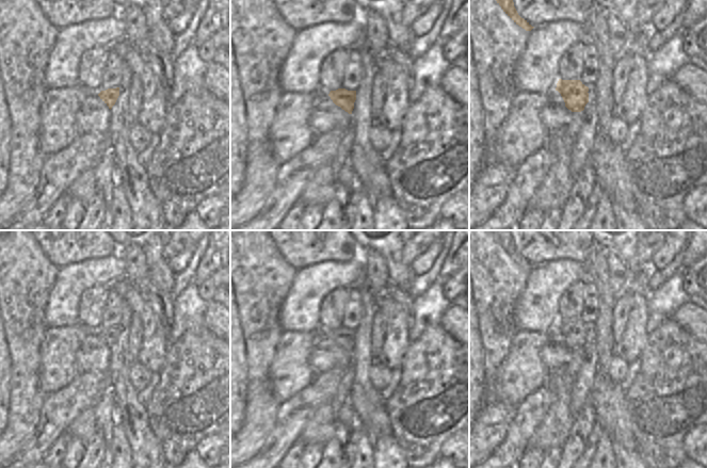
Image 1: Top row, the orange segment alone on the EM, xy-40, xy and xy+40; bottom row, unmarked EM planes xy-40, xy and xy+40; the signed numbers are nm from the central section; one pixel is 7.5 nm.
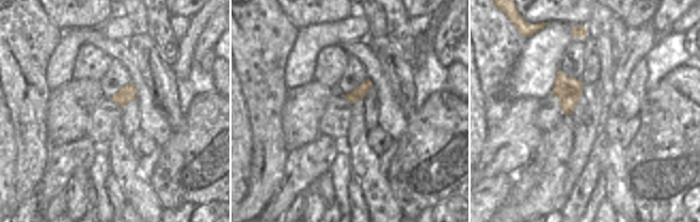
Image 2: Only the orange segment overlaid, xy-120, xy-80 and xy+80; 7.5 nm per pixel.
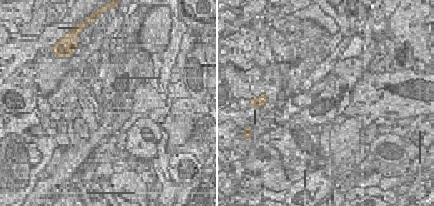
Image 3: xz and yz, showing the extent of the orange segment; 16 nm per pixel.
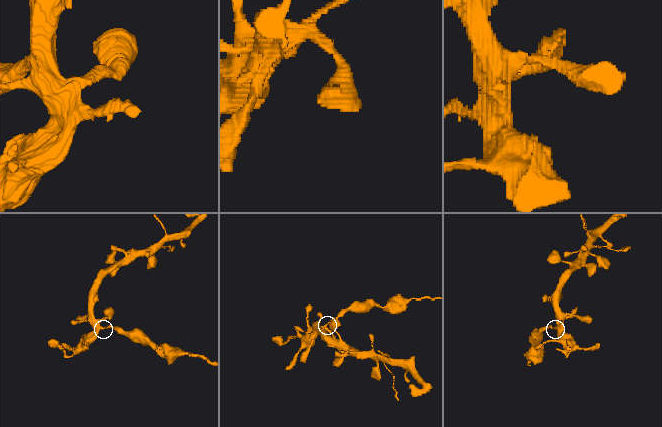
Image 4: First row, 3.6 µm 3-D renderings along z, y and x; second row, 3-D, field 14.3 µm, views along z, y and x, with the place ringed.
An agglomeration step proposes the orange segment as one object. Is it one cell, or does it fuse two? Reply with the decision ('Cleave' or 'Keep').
Cleave.

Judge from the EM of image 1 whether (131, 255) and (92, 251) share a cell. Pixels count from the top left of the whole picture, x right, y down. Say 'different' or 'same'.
different

